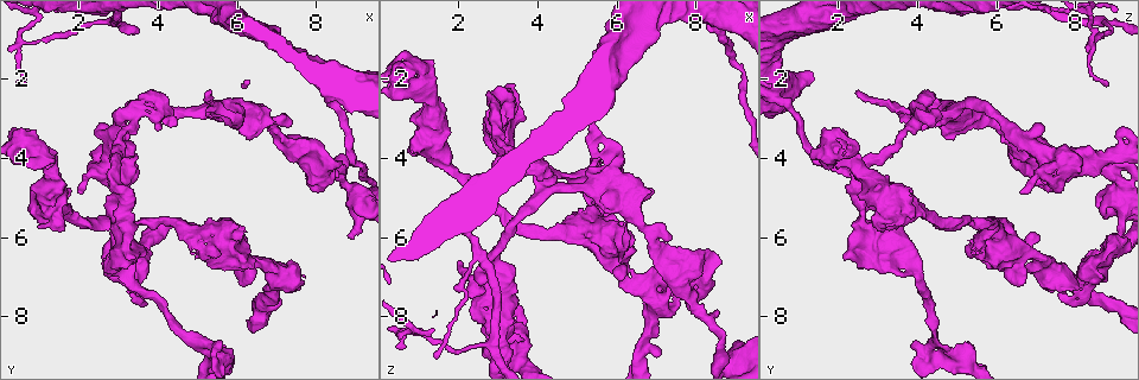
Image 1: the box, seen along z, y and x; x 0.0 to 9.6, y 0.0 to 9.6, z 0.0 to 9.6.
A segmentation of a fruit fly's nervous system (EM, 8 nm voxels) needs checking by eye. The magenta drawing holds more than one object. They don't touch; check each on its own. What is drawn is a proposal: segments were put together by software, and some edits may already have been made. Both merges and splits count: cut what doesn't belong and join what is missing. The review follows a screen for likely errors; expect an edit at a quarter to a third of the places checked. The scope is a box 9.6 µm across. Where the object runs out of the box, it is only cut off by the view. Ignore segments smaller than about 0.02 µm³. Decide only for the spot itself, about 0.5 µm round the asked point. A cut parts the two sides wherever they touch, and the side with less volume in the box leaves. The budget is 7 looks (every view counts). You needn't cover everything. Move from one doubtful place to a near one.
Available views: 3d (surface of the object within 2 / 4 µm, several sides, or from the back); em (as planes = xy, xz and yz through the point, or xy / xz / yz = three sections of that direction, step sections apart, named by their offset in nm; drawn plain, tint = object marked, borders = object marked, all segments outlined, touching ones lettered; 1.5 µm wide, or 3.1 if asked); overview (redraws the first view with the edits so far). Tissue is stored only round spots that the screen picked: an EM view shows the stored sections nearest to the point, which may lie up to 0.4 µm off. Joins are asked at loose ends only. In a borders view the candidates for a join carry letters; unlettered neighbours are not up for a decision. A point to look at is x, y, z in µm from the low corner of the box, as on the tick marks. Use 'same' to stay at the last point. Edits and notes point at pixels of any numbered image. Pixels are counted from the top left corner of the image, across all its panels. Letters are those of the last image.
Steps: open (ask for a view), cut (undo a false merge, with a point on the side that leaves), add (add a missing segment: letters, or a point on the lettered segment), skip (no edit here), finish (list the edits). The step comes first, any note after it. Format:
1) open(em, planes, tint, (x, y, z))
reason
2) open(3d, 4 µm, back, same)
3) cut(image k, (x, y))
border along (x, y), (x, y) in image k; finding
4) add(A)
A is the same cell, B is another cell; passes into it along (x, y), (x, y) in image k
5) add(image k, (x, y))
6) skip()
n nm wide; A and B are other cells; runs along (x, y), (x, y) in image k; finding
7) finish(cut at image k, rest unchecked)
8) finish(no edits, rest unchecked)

open(3d, 2 µm, (8.65, 4.35, 8.80))
three-way junction

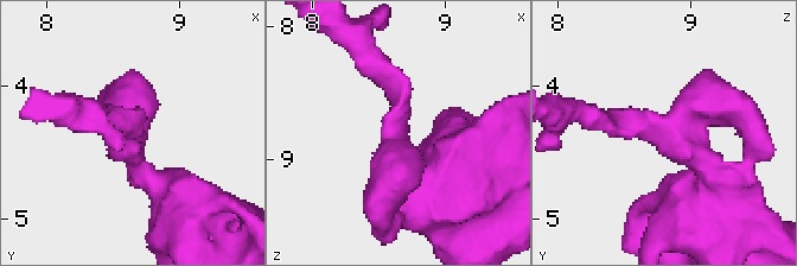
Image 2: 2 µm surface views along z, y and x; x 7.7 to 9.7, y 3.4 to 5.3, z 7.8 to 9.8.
open(em, planes, plain, (8.62, 4.28, 8.86))
need the tissue

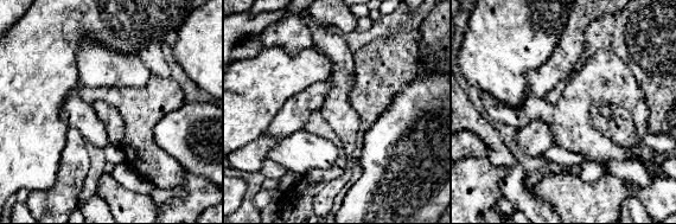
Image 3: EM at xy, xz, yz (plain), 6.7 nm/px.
open(em, planes, borders, same)

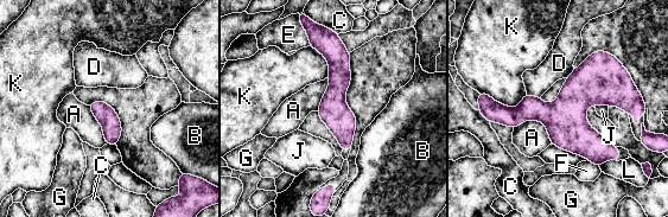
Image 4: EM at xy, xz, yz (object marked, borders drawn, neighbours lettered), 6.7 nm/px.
skip()
A, B, C, D, E, F, G, J, K and L are other cells; 3 arms; border along (514, 128), (539, 120), (551, 144) in image 4; continuous, no second cell

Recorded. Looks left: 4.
open(em, yz, step 4, tint, (6.10, 5.95, 7.10))
free end

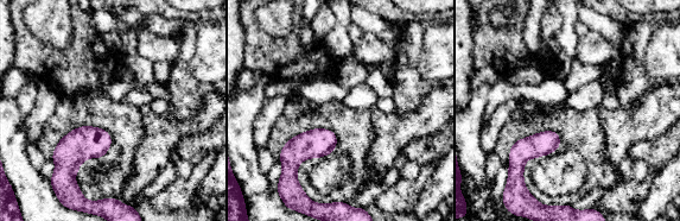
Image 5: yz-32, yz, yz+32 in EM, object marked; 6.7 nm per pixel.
open(em, planes, borders, same)
another direction

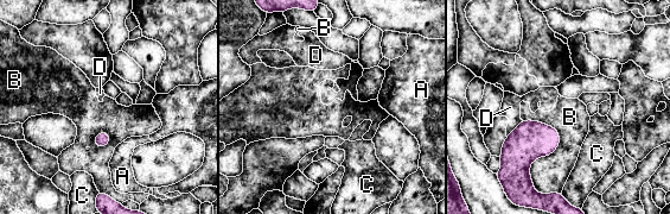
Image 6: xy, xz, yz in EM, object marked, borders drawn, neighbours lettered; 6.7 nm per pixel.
skip()
A, B, C and D are other cells; none of them fits

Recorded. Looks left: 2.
open(3d, 2 µm, (8.85, 6.00, 9.10))
free end

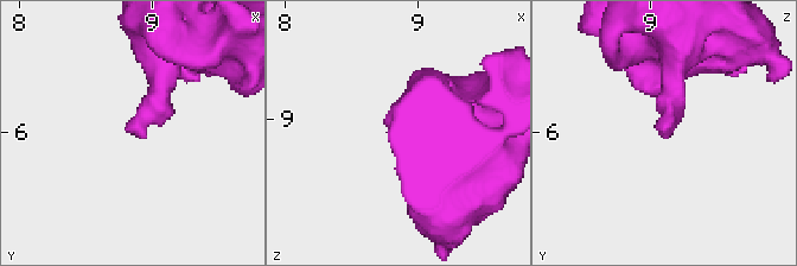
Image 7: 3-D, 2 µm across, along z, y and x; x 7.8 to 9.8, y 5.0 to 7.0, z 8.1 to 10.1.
open(em, xz, step 4, borders, (8.82, 5.96, 9.12))

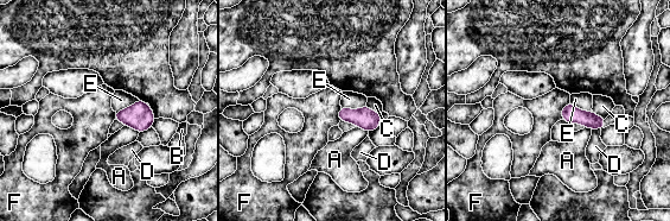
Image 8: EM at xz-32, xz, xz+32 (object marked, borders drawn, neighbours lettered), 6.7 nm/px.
skip()
A, B, C, D, E and F are other cells; border along (569, 101), (562, 109), (561, 119) in image 8; no lettered segment goes on from it

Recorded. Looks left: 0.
finish(no edits, rest unchecked)

